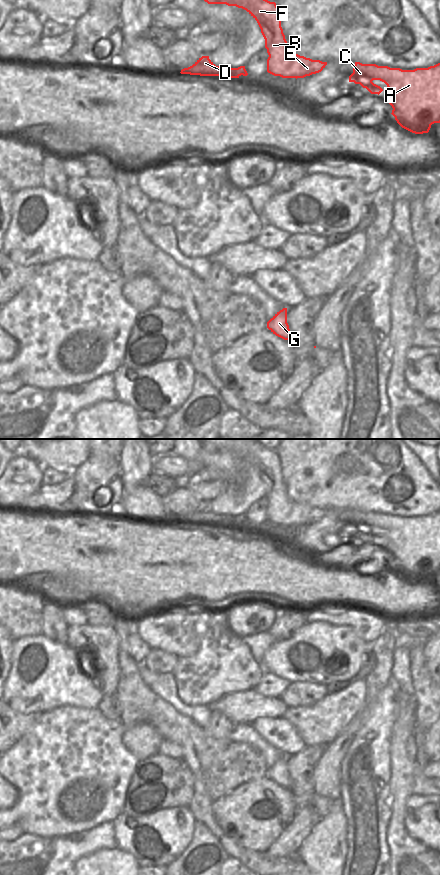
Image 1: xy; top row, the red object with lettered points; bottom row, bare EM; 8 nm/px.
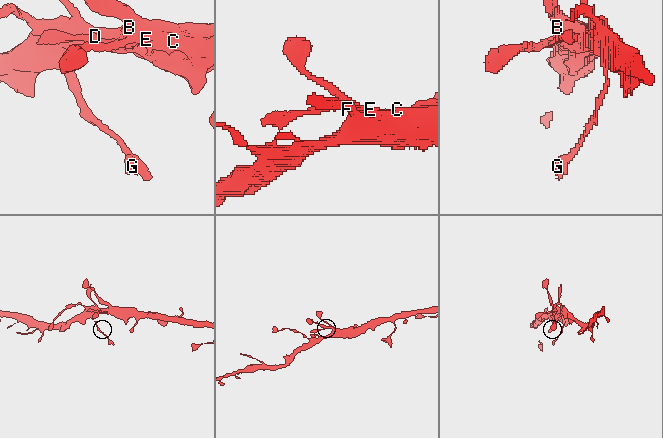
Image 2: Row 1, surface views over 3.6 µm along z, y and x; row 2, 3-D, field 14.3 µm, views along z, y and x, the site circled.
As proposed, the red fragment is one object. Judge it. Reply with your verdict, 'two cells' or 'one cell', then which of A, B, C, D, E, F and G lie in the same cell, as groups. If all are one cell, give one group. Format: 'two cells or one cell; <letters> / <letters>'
one cell; A B C D E F G

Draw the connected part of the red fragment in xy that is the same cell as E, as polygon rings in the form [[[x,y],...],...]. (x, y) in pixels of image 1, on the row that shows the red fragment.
[[[204,0],[208,4],[226,4],[246,10],[258,23],[265,39],[265,48],[269,55],[267,59],[267,72],[282,78],[304,78],[321,72],[327,62],[312,60],[298,54],[294,54],[288,47],[283,29],[281,27],[281,15],[275,2],[268,0]]]

